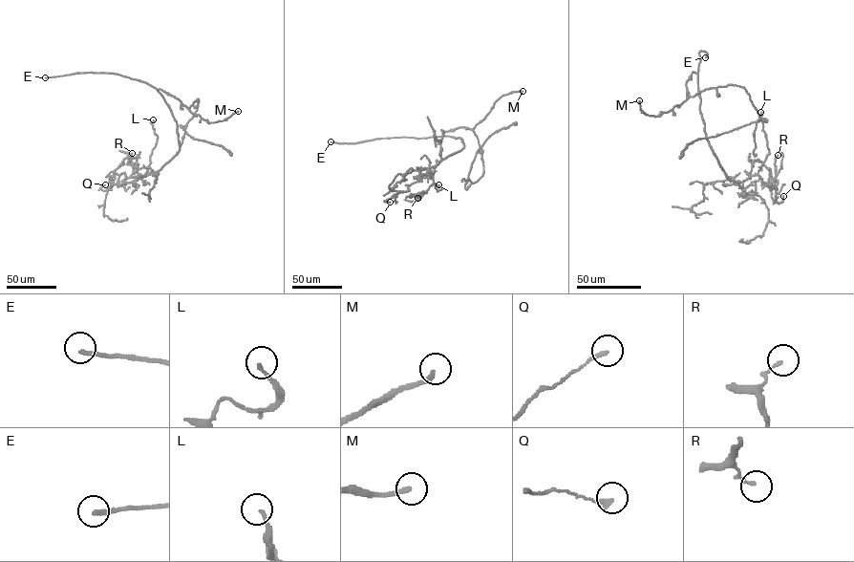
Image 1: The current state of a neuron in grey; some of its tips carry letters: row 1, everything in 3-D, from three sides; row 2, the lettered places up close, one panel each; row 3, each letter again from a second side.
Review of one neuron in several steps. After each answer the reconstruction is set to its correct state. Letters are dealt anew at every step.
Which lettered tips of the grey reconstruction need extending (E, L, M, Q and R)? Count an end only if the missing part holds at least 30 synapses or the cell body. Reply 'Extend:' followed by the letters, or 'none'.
Extend: E, M

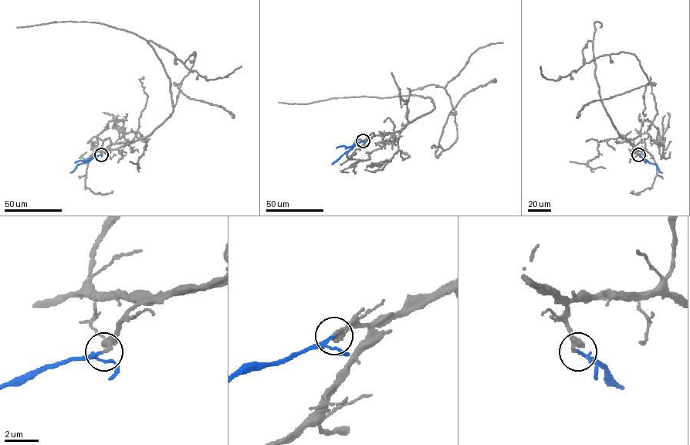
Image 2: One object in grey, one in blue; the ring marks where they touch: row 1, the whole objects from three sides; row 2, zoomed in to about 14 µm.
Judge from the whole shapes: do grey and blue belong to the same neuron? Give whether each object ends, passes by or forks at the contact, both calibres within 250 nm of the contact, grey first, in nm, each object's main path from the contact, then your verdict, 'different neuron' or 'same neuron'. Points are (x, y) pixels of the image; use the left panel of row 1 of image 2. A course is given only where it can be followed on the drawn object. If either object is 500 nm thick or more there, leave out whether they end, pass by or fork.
grey ends there; blue passes by; 440 nm thick on the grey side, 140 nm on the other; grey runs (101, 154), (146, 137), (173, 111), (170, 79), (148, 40), (183, 62), (195, 52), (174, 82), (233, 118); blue runs (101, 154), (78, 164), (70, 172); same neuron

